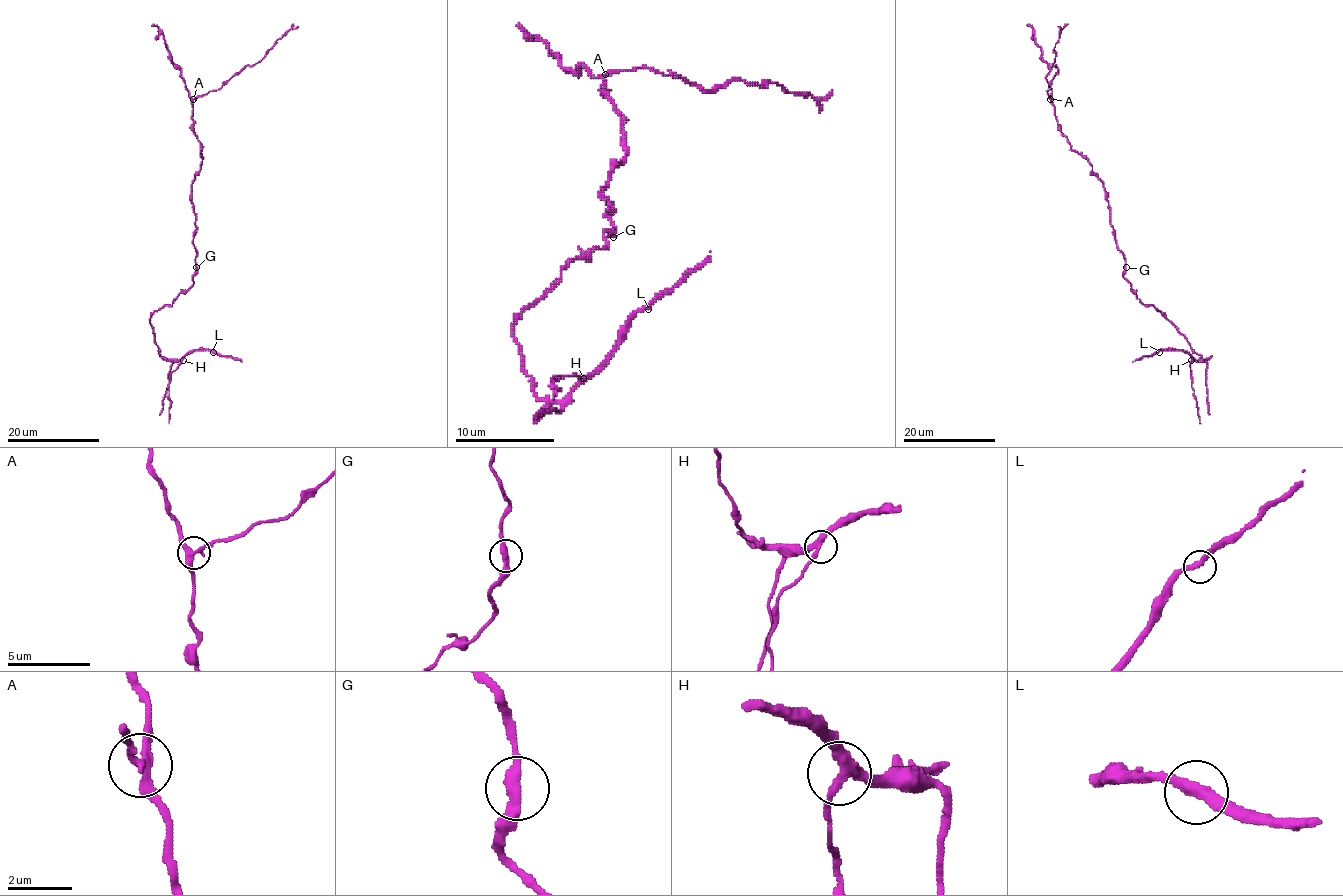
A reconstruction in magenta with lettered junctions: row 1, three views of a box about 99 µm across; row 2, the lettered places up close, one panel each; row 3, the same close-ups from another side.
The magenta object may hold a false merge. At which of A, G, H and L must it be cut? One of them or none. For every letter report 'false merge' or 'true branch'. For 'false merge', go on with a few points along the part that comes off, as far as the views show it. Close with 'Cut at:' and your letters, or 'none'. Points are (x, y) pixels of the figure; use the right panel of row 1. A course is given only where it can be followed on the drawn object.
A: false merge; foreign part runs (1051, 99), (1047, 91), (1057, 72), (1053, 63), (1061, 30), (1057, 26)
G: true branch
H: true branch
L: true branch
Cut at: A

